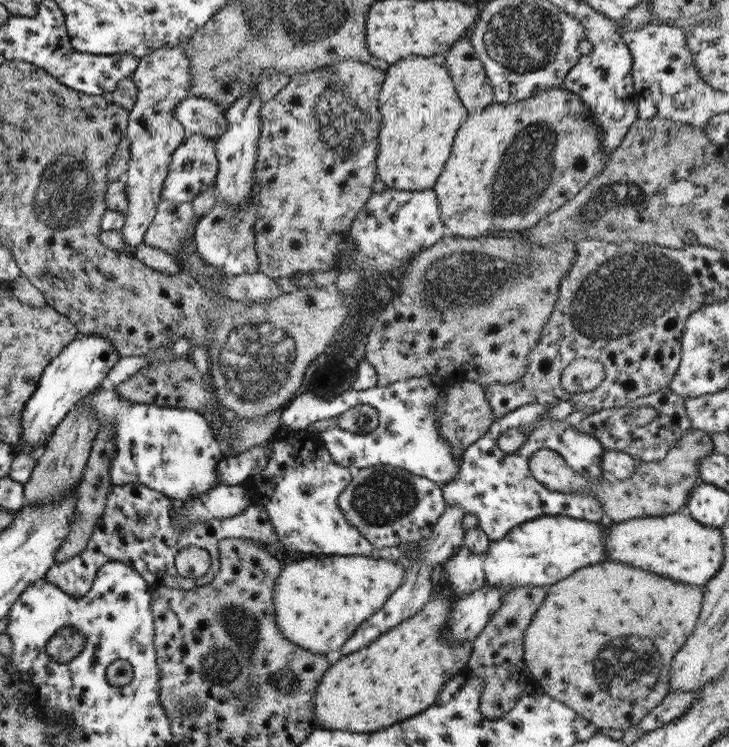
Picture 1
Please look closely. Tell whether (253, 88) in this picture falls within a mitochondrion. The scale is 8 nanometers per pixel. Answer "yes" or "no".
no

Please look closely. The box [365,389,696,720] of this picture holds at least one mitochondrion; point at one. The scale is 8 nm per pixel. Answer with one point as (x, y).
(631, 667)

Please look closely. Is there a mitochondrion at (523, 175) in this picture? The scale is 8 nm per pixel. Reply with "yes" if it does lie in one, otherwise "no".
yes

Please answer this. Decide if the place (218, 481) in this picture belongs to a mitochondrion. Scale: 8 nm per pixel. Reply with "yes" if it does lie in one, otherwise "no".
no

